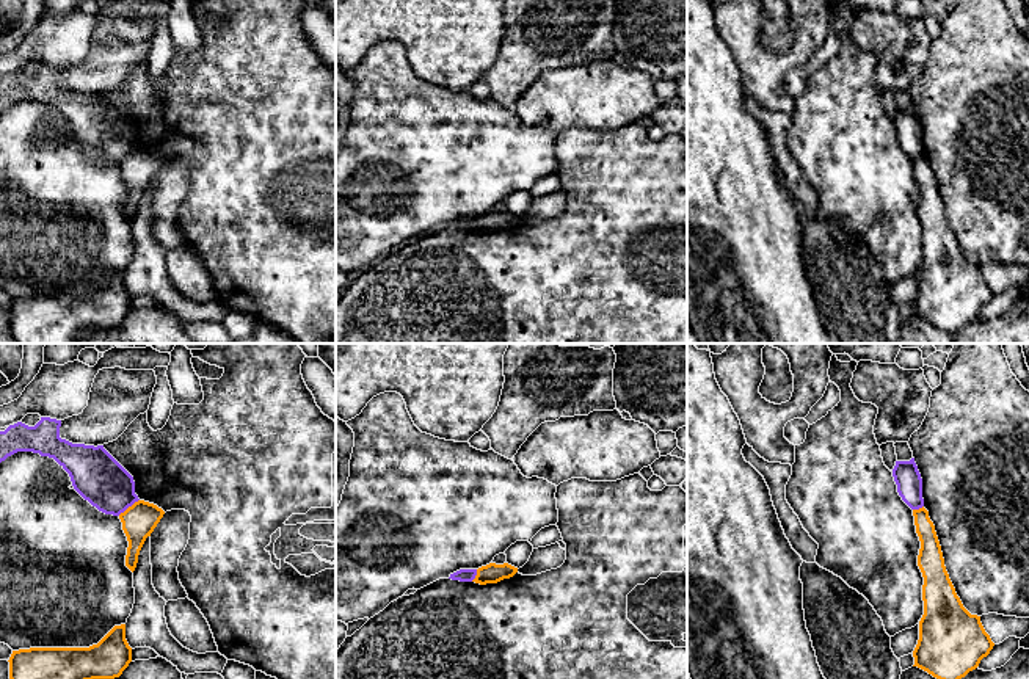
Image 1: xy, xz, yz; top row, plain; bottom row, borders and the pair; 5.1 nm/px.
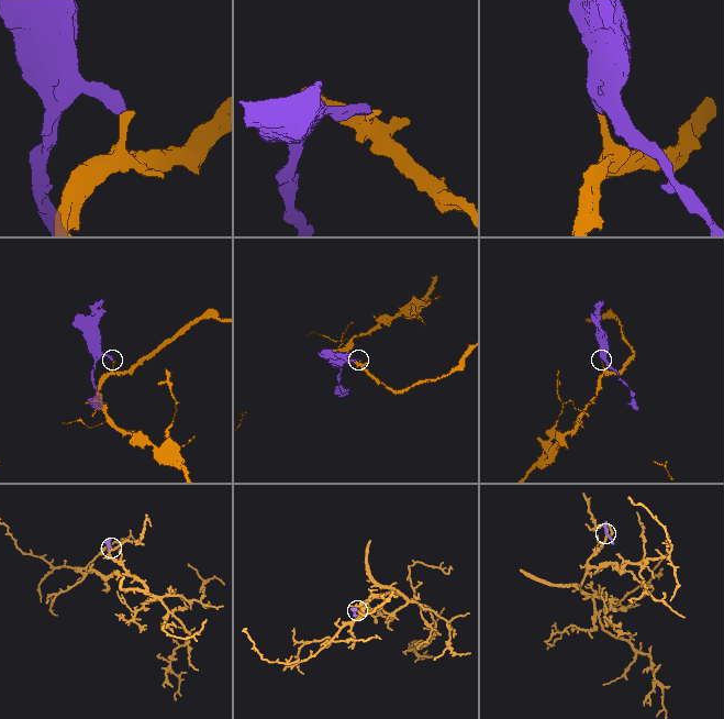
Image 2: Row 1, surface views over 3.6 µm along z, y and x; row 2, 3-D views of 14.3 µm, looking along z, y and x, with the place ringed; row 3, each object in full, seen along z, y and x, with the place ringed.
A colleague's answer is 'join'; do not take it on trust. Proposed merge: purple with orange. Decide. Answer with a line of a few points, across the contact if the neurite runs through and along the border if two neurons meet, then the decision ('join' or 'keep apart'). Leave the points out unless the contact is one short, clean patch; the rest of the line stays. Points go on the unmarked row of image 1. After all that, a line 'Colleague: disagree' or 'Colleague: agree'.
line xy (138, 148), (118, 163); keep apart
Colleague: disagree

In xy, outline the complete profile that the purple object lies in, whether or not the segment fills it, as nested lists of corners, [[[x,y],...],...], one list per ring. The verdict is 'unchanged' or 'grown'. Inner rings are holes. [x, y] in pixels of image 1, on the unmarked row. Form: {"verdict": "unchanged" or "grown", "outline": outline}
{"verdict": "unchanged", "outline": [[[41,66],[35,75],[22,71],[0,80],[0,111],[17,100],[53,107],[71,125],[74,138],[105,163],[119,165],[135,151],[133,125],[104,94],[72,93],[60,86],[61,69]]]}

